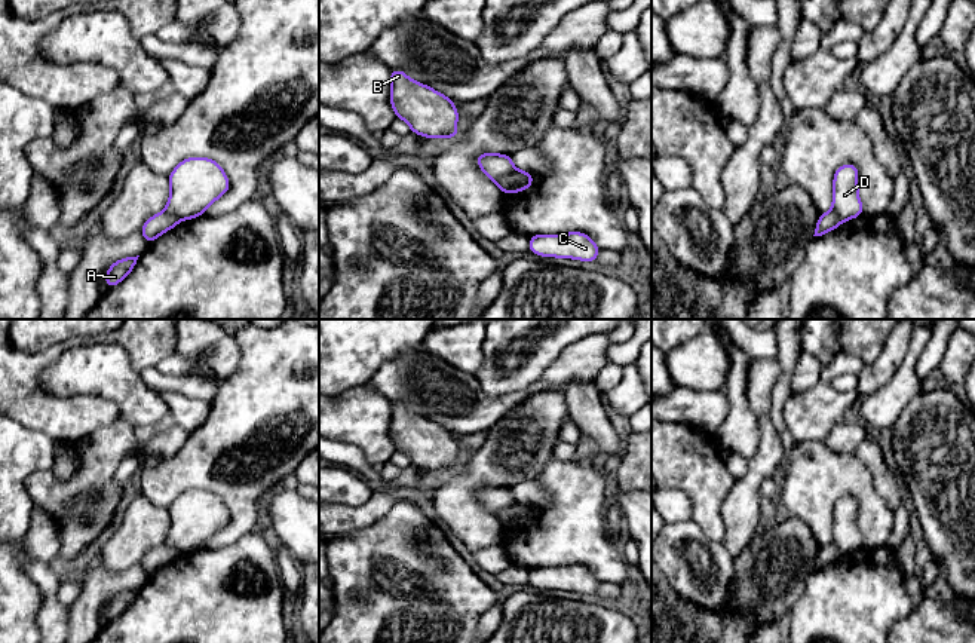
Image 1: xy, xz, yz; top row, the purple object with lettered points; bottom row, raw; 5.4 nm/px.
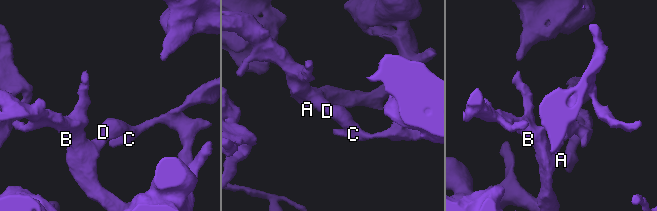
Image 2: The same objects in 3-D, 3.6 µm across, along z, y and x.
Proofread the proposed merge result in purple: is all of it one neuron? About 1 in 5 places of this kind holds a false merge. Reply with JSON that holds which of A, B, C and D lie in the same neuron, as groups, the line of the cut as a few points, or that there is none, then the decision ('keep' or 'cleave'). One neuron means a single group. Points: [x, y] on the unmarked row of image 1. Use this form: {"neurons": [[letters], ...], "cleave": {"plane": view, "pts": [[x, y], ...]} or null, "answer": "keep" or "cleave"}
{"neurons": [["A", "B"], ["C", "D"]], "cleave": {"plane": "xz", "pts": [[514, 501], [496, 514]]}, "answer": "cleave"}

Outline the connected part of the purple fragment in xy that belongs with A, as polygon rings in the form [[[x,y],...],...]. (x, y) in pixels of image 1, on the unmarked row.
[[[125,590],[113,595],[105,606],[105,619],[111,621],[122,615],[135,600],[138,590]]]

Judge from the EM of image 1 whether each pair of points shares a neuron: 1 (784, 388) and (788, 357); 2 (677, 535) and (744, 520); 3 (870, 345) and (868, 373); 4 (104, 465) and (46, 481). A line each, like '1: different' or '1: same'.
1: same
2: different
3: different
4: same

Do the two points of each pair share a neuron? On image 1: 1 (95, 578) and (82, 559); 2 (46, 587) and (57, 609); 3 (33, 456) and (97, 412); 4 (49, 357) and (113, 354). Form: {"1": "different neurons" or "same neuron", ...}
{"1": "different neurons", "2": "same neuron", "3": "different neurons", "4": "different neurons"}

